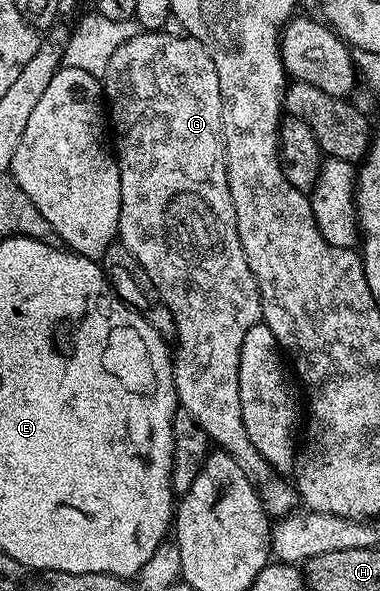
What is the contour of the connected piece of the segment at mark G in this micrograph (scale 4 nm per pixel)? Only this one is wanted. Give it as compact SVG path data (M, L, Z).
M141 30L134 38L130 38L118 50L114 50L114 58L110 58L110 66L106 66L106 74L102 78L102 96L106 101L107 111L110 113L110 128L116 131L116 148L114 155L116 165L120 171L120 181L122 182L122 206L120 207L120 230L118 233L119 243L123 244L134 258L148 272L150 282L158 290L160 299L174 316L176 323L176 339L174 341L174 355L172 358L172 377L176 387L176 399L179 407L194 418L194 422L205 434L209 441L219 451L228 452L242 466L242 470L258 486L260 500L264 503L264 508L268 511L269 517L279 518L289 515L298 508L298 493L287 479L277 478L273 469L254 450L250 442L250 434L246 434L246 426L242 422L242 398L238 394L238 362L240 361L240 351L242 350L242 338L246 338L246 330L250 326L261 323L262 302L260 301L260 291L258 282L250 270L250 262L246 262L246 254L242 250L242 242L238 238L238 222L234 214L234 202L230 198L230 182L226 174L226 158L224 157L224 123L222 122L222 94L218 90L218 70L214 70L214 62L210 54L198 41L193 40L187 34L171 36L168 30L159 32L146 32Z

